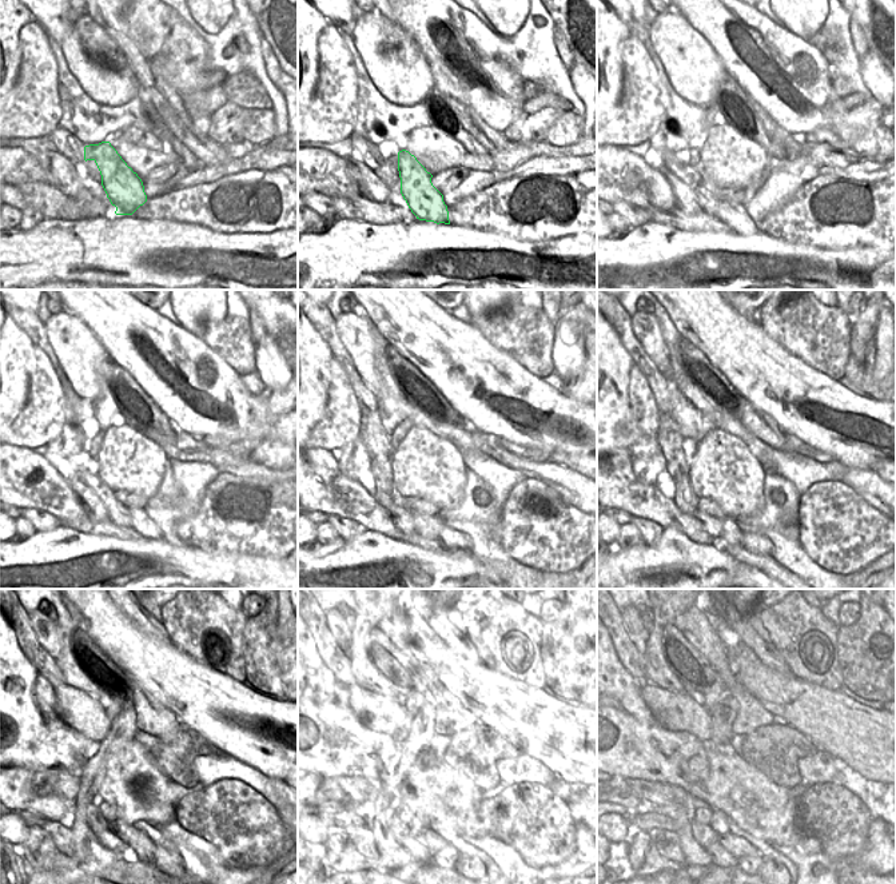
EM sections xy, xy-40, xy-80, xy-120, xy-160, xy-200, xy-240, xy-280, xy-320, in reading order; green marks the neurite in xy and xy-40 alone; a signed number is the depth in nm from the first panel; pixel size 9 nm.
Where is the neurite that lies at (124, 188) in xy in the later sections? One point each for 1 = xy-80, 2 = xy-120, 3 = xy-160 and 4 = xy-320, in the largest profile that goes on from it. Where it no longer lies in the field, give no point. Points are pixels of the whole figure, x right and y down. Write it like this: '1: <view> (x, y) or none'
1: xy-80 (735, 215)
2: xy-120 (144, 526)
3: xy-160 (450, 538)
4: xy-320 (765, 860)

